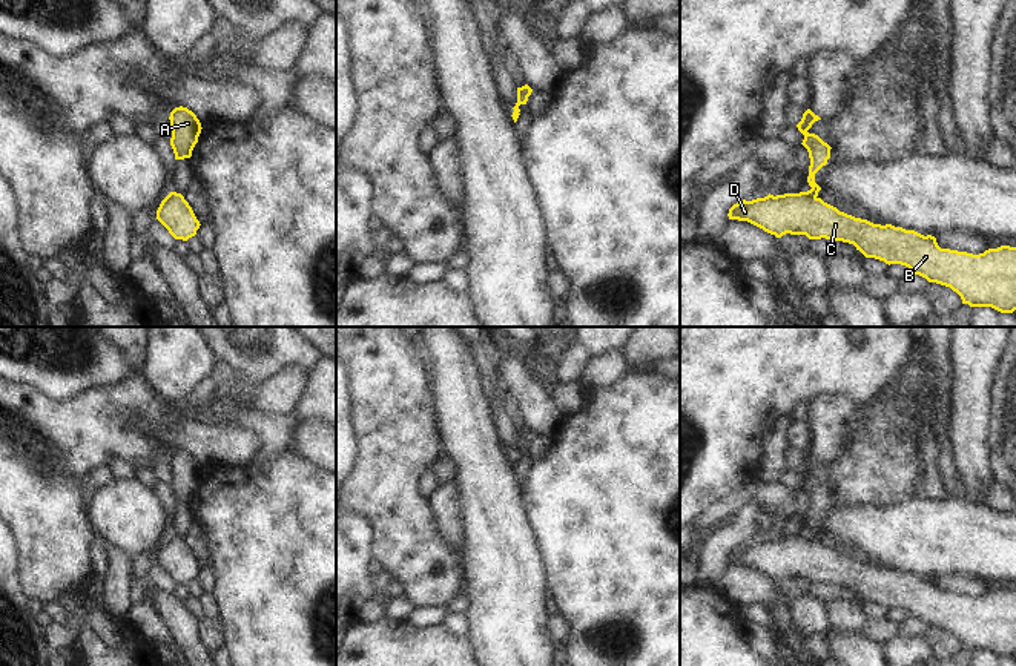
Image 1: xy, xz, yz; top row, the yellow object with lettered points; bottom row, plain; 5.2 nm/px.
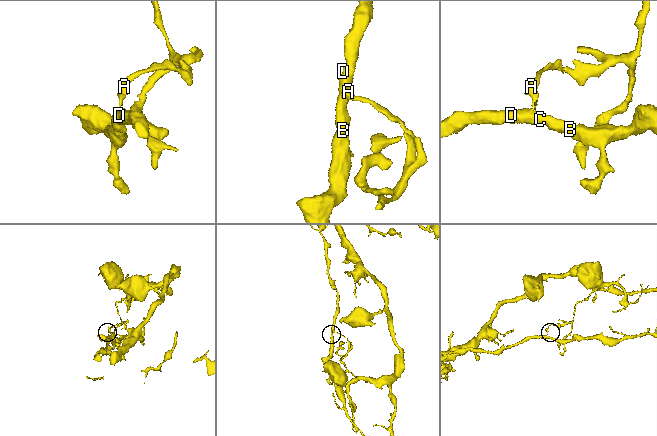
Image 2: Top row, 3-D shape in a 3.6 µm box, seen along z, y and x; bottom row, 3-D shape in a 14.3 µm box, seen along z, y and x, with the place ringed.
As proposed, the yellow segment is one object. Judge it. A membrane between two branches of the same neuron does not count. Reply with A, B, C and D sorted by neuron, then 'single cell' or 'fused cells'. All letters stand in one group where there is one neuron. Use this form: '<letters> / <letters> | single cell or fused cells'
A / B C D | fused cells

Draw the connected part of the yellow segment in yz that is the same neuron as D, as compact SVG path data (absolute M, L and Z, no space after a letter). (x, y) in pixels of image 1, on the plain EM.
M807 536L743 543L727 560L777 582L790 577L849 586L866 602L905 609L929 626L950 631L962 648L1001 657L1016 654L1016 591L1001 589L979 598L941 592L932 579L855 562Z

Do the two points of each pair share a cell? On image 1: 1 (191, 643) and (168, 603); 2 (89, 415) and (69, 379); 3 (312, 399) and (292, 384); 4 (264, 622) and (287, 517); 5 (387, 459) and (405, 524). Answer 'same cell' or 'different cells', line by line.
1: same cell
2: different cells
3: different cells
4: same cell
5: same cell

